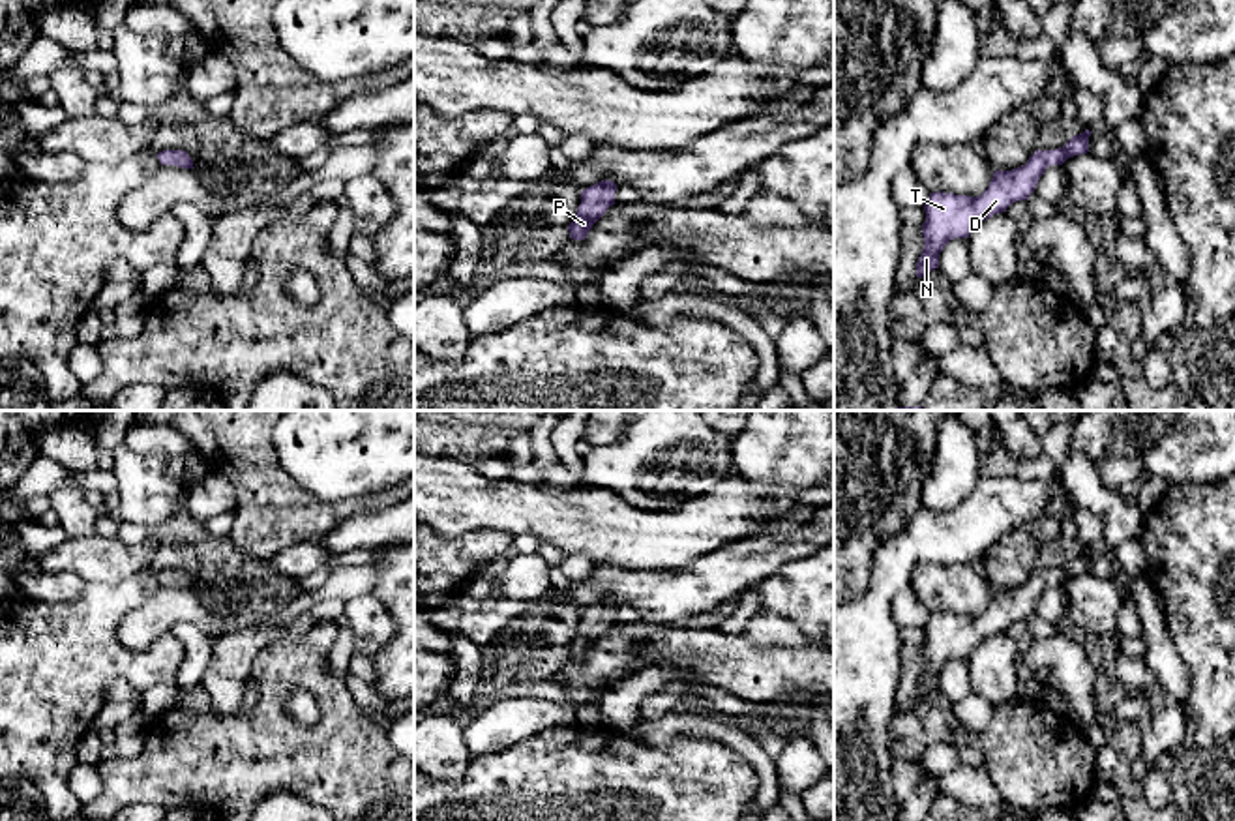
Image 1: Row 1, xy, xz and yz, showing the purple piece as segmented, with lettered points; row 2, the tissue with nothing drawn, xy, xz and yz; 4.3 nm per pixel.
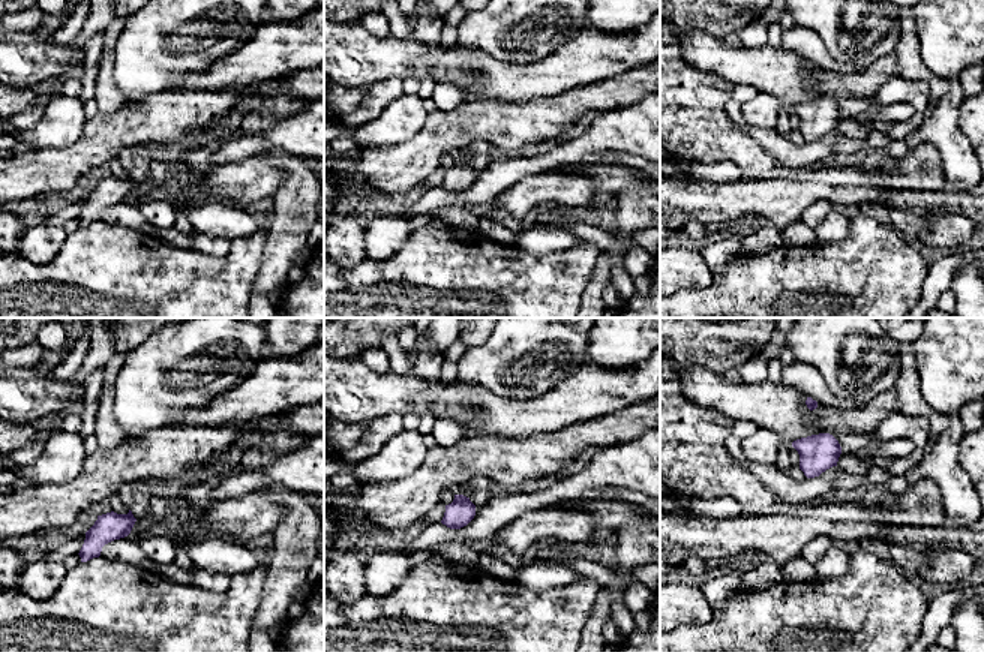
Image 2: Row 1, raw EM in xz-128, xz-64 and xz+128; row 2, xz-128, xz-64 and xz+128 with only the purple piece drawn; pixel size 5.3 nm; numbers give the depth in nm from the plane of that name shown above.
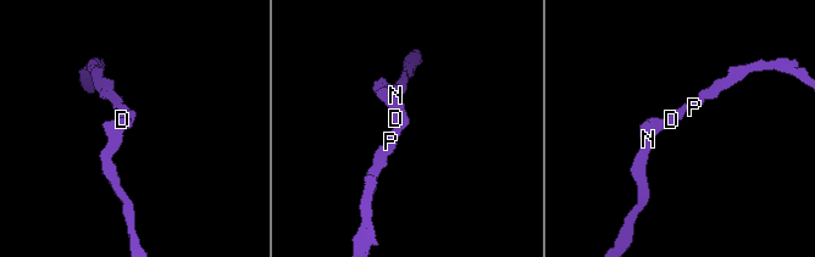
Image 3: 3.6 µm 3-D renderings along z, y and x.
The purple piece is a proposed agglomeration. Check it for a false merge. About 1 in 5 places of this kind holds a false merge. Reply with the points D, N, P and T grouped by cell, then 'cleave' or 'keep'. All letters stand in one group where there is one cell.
D N P T; keep

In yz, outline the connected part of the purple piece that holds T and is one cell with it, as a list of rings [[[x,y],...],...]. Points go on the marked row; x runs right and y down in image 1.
[[[1085,129],[1074,135],[1063,148],[1036,150],[1025,165],[1012,171],[995,171],[989,187],[978,197],[954,193],[930,193],[924,204],[922,223],[924,249],[916,262],[916,277],[939,268],[939,253],[954,238],[969,238],[971,231],[984,219],[1006,212],[1016,201],[1027,201],[1040,176],[1049,165],[1063,165],[1068,157],[1089,152]]]

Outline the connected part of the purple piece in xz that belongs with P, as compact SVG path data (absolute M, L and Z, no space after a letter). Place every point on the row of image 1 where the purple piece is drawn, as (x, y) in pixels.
M602 180L581 191L581 204L568 225L570 238L585 240L592 225L615 204L617 184Z

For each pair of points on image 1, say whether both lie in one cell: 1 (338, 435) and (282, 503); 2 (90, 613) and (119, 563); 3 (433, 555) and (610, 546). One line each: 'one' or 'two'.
1: two
2: two
3: two

